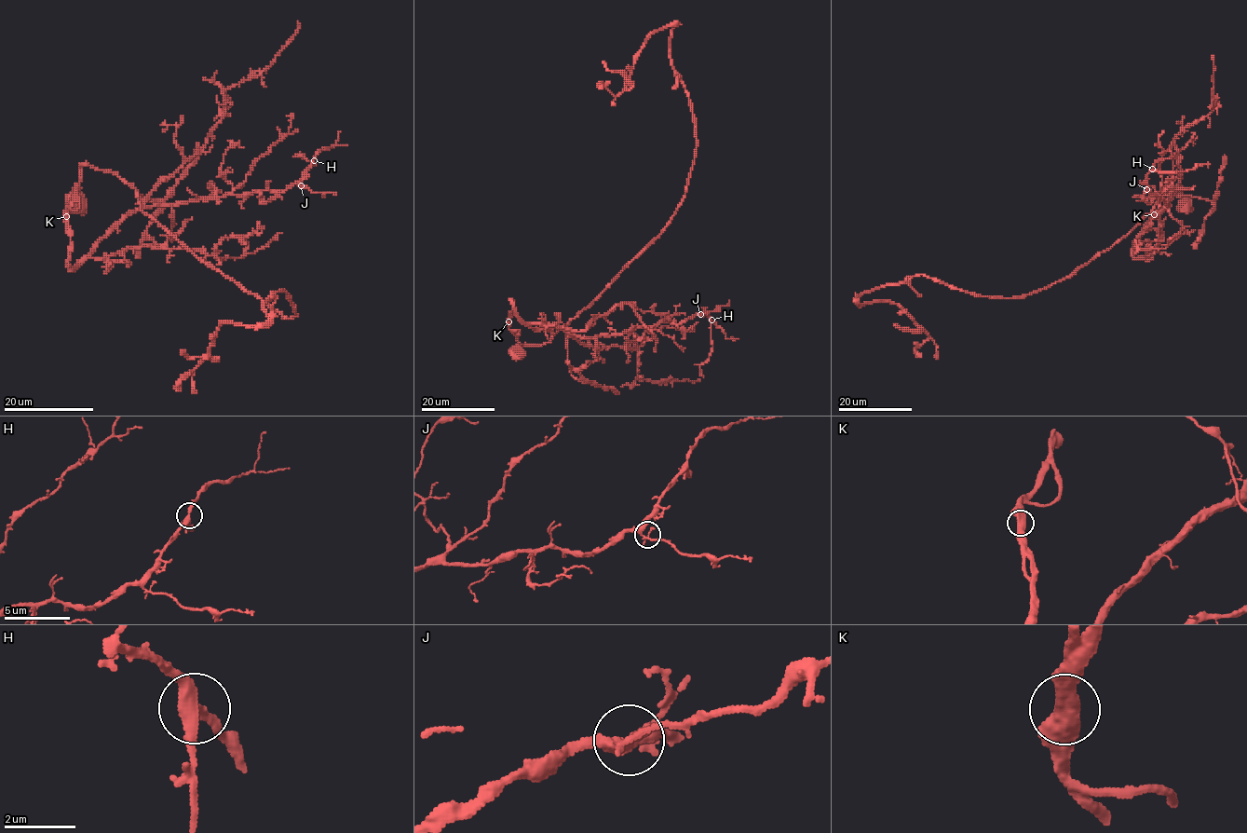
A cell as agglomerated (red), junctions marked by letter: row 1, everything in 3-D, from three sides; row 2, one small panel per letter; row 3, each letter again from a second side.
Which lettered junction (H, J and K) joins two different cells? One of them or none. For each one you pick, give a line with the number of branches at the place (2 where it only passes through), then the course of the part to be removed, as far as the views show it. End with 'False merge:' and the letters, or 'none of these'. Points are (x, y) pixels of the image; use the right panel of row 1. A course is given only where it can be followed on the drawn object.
False merge: none of these

